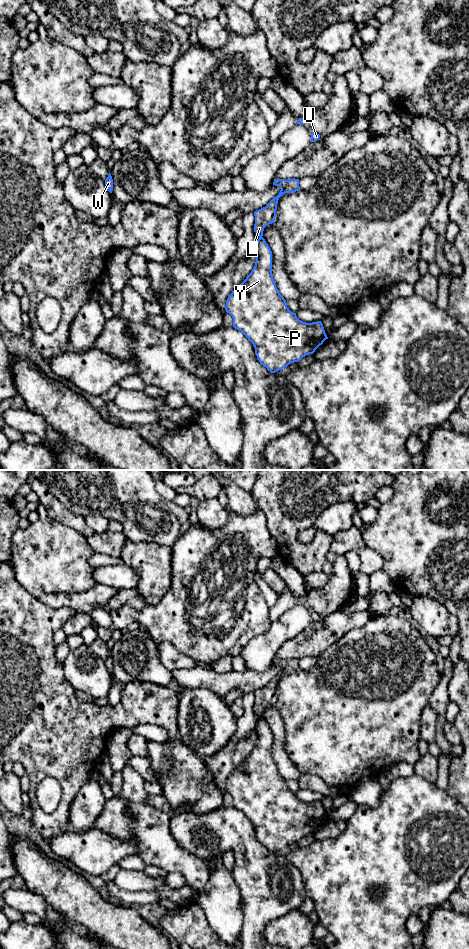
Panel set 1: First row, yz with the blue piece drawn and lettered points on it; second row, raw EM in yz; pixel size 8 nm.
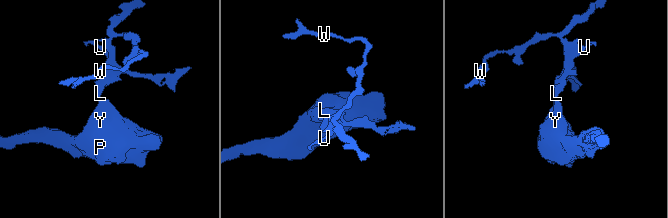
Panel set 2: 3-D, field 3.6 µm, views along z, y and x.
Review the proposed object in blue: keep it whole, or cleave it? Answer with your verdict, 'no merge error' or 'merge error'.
merge error

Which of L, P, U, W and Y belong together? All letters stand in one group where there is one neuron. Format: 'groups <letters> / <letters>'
groups L U W / P Y

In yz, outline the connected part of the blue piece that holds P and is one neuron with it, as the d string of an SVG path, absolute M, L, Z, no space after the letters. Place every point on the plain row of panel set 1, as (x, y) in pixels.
M265 719L256 723L255 746L246 759L228 776L226 792L233 798L233 807L241 811L255 828L261 845L275 853L289 844L313 834L328 819L321 801L306 803L289 790L276 767L272 755L272 731Z

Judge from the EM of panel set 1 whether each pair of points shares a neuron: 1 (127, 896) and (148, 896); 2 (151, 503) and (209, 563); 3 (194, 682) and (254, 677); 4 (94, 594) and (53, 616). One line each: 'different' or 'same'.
1: same
2: different
3: same
4: different

